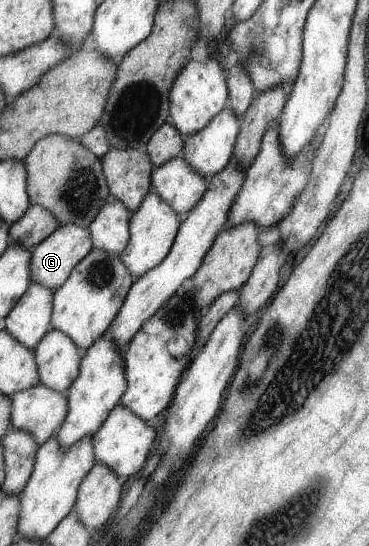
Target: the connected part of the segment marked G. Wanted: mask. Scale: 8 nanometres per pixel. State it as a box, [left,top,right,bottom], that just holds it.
[30,226,93,290]

